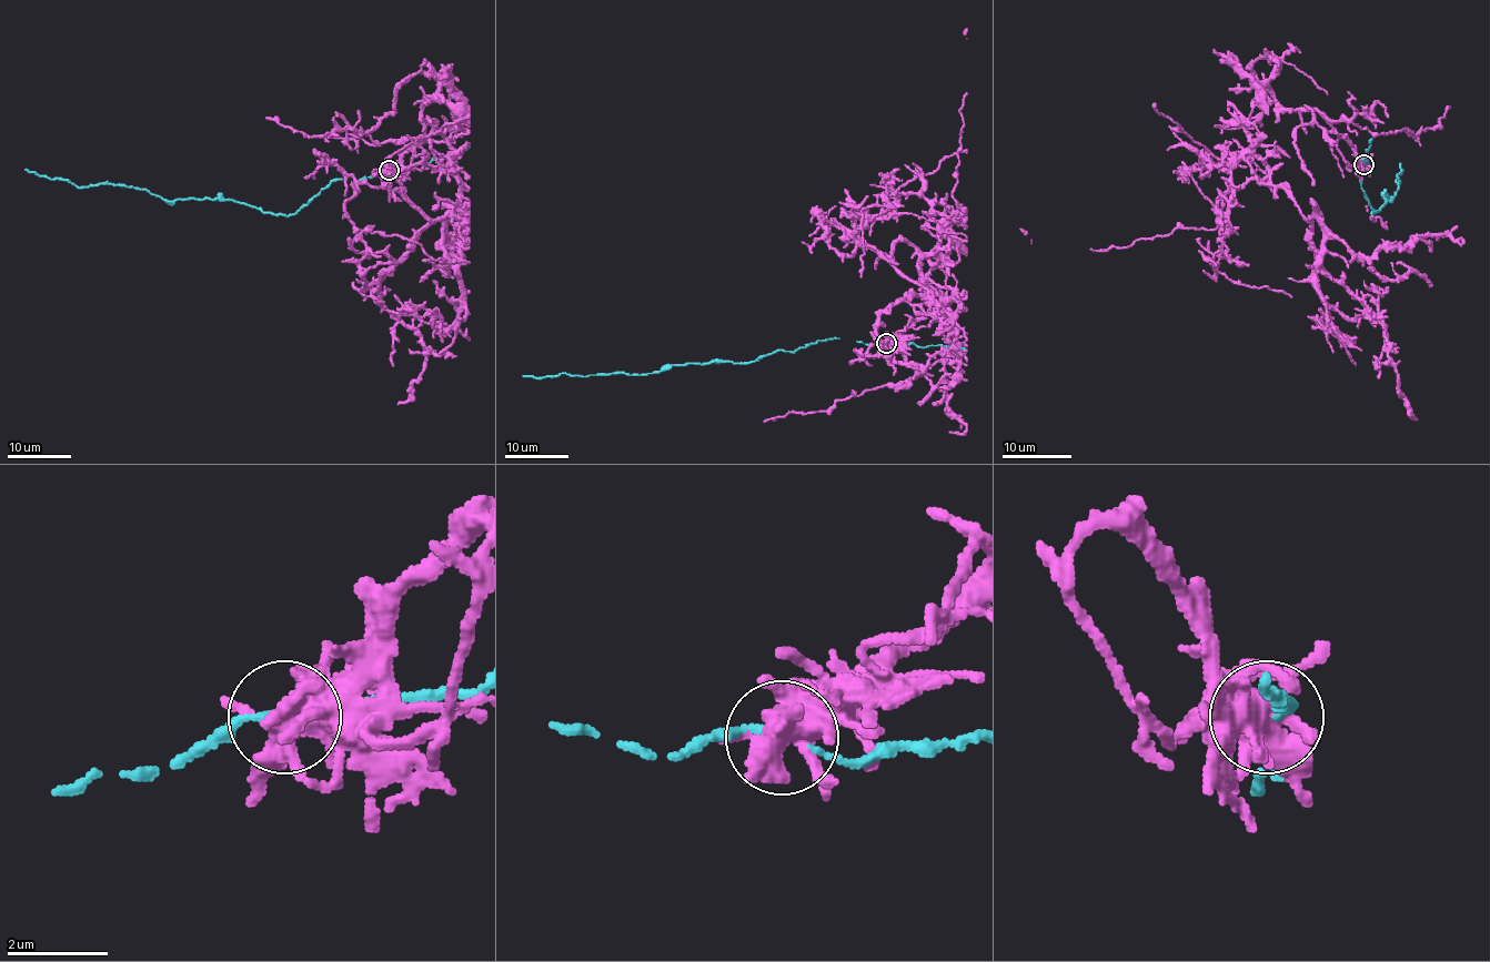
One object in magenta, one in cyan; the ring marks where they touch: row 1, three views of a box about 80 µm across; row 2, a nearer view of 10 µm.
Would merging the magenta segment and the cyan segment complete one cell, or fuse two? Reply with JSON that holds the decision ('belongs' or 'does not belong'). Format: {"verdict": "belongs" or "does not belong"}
{"verdict": "does not belong"}

